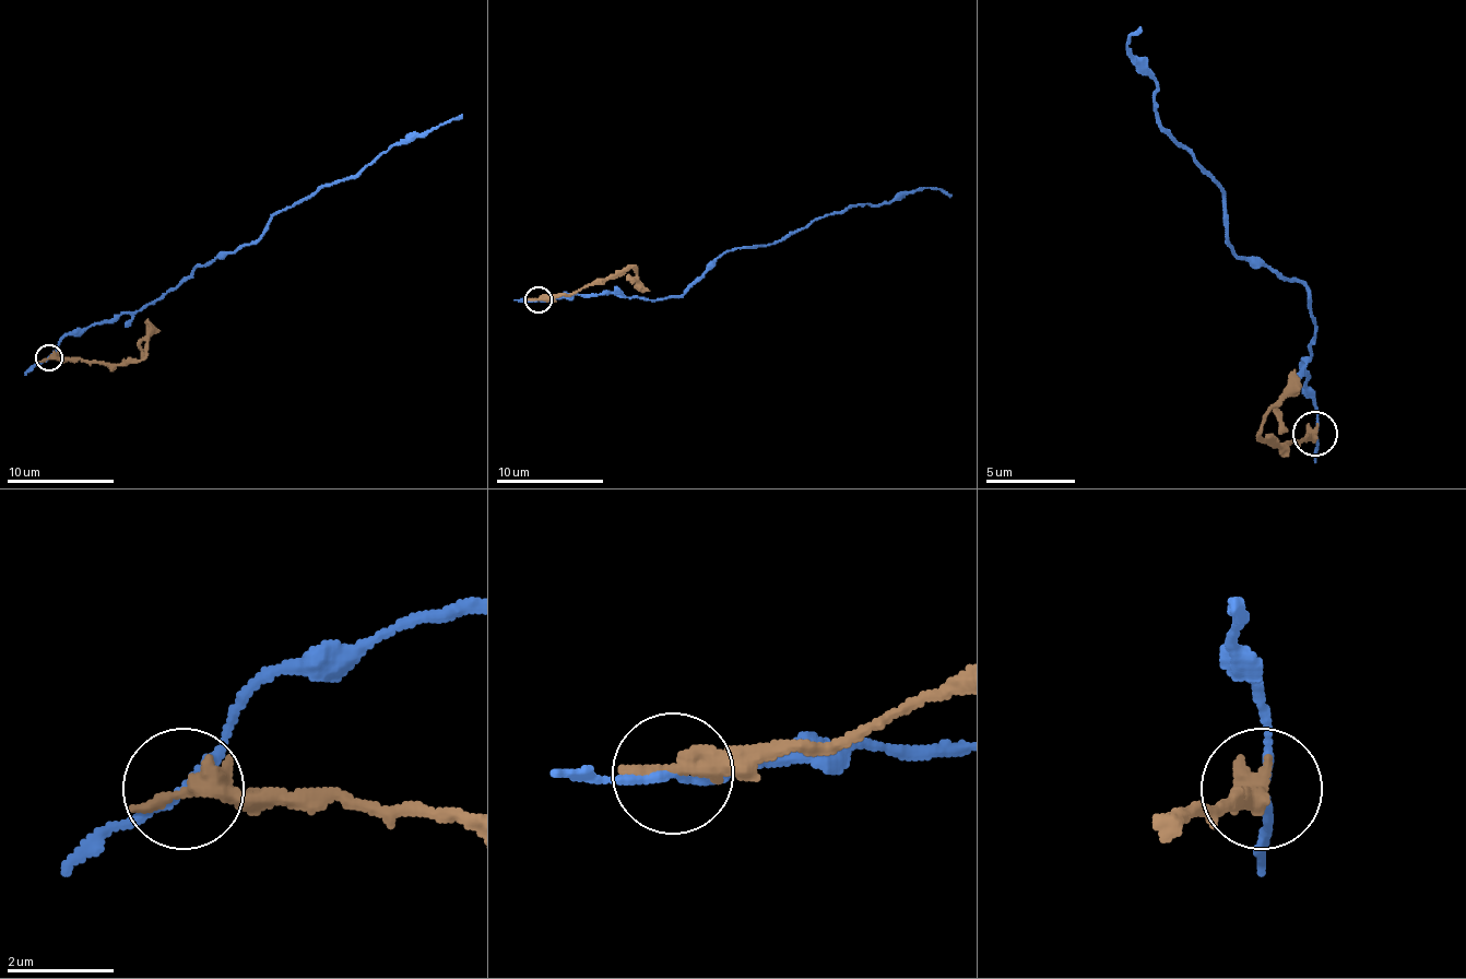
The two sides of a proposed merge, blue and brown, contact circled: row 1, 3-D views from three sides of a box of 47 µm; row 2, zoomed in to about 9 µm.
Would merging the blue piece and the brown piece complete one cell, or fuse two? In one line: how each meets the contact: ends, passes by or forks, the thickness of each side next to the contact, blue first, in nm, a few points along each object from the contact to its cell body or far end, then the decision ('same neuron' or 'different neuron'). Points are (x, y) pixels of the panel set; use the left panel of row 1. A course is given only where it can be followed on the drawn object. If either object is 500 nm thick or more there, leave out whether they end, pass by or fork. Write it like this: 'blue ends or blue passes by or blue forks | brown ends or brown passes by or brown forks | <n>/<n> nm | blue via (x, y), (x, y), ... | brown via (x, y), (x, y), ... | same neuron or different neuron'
blue passes by | brown ends | 150/460 nm | blue via (49, 356), (66, 335), (134, 314), (197, 266), (247, 245), (280, 212), (461, 114) | brown via (49, 356), (114, 365), (143, 360), (151, 327), (149, 319) | different neuron

